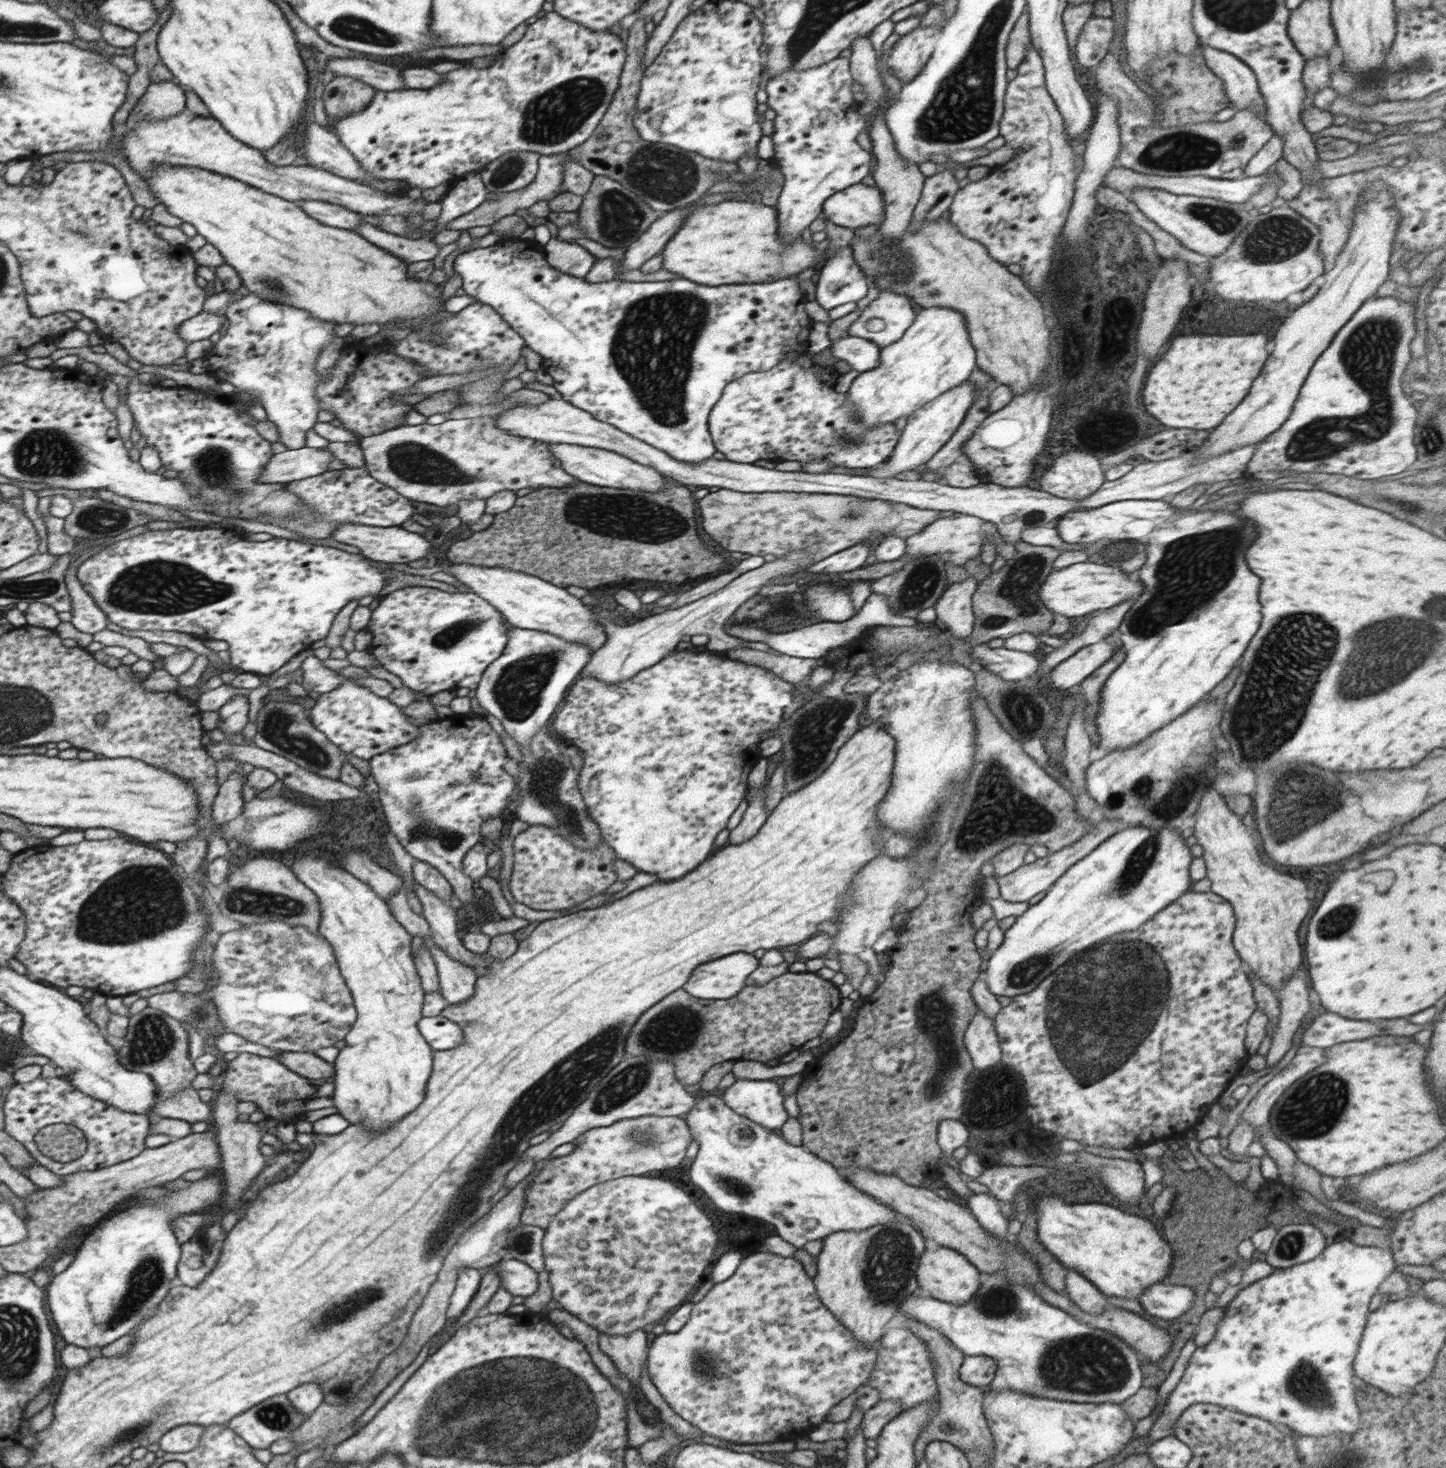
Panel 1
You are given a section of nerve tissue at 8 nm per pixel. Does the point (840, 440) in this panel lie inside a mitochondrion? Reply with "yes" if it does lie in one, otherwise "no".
yes

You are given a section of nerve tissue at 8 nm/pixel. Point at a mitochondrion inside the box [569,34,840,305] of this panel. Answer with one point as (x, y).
(665, 175)

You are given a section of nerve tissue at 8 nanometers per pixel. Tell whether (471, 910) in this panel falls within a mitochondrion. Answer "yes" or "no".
no

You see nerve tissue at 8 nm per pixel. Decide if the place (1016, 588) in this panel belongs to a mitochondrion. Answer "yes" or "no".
yes

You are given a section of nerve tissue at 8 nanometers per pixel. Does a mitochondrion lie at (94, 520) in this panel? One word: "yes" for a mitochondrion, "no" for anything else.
yes

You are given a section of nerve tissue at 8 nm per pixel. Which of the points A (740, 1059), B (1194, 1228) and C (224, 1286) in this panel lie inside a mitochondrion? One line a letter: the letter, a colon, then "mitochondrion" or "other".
A: other
B: mitochondrion
C: other

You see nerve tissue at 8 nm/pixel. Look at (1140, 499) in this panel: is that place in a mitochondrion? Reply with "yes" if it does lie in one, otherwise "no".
no

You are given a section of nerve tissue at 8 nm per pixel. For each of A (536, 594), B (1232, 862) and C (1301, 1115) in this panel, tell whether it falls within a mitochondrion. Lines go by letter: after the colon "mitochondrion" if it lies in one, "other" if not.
A: other
B: other
C: mitochondrion

